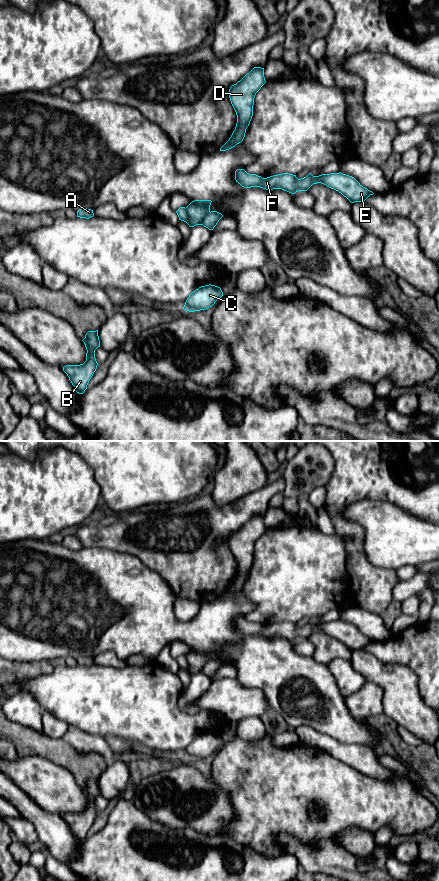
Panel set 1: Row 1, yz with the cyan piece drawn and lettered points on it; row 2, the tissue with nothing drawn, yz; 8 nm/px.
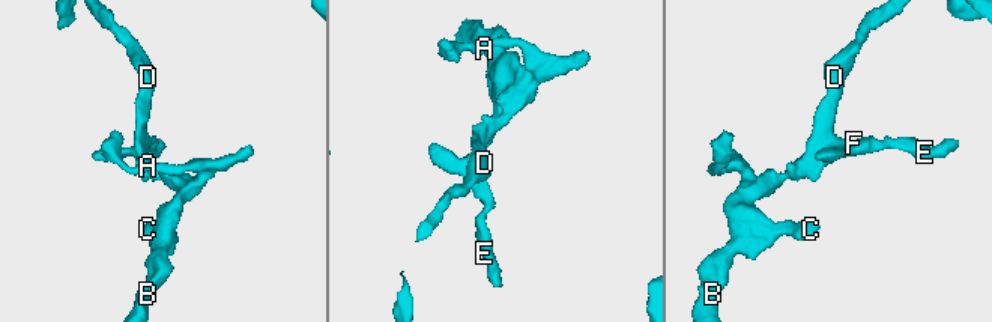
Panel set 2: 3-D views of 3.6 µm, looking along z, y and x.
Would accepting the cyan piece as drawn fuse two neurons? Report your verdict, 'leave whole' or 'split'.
split

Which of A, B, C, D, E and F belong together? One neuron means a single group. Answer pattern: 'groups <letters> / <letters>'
groups A B C / D E F

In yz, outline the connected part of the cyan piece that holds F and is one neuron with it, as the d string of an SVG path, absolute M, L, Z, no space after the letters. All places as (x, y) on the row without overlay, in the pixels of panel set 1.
M237 617L235 619L235 628L244 636L260 635L269 639L282 637L291 642L298 639L307 639L313 632L322 631L341 641L351 651L364 650L370 643L374 642L363 635L354 625L341 620L319 624L313 624L309 621L301 627L289 621L262 626L256 622L249 622L244 617Z

